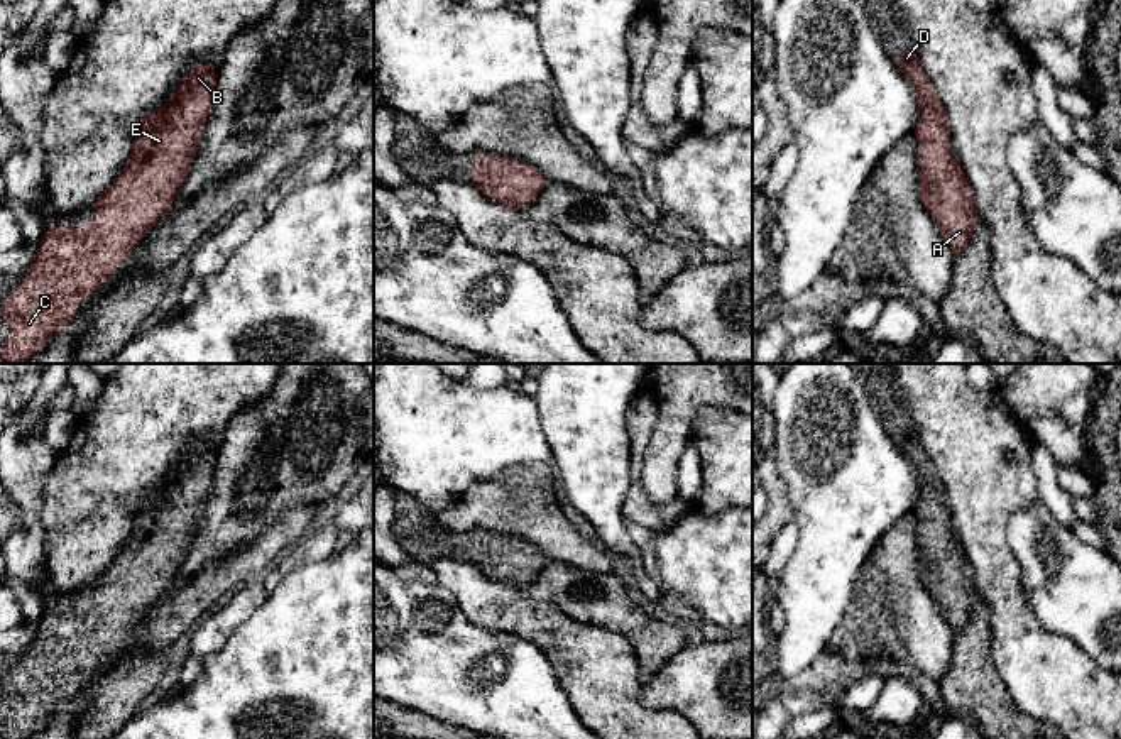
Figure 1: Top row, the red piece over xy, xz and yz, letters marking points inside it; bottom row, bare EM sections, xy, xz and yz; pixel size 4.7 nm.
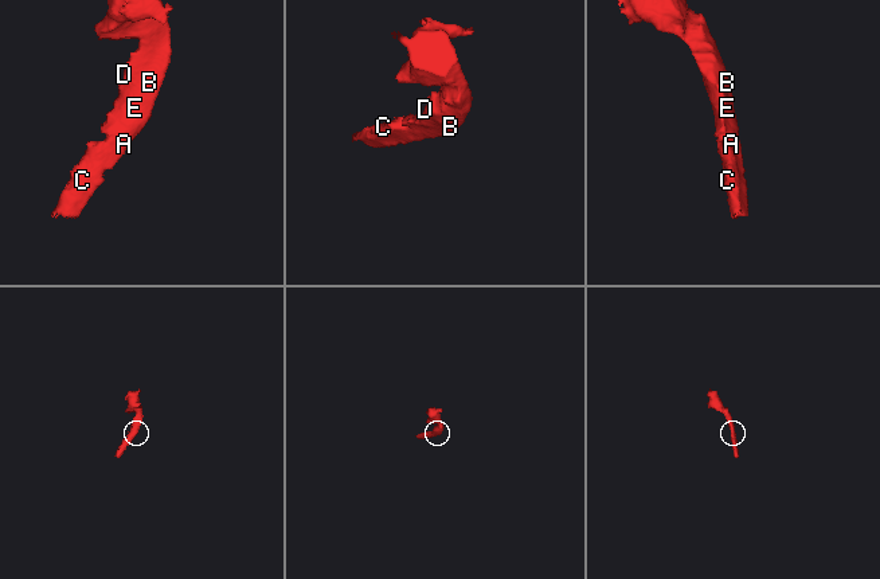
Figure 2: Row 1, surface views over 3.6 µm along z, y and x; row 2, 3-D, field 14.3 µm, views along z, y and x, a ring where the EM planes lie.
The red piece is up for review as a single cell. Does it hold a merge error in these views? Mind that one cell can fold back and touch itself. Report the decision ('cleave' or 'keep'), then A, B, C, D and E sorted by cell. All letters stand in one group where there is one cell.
keep; A B C D E

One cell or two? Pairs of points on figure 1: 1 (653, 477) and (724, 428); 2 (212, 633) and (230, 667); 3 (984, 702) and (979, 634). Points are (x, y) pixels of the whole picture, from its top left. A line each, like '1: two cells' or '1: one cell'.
1: two cells
2: two cells
3: one cell

